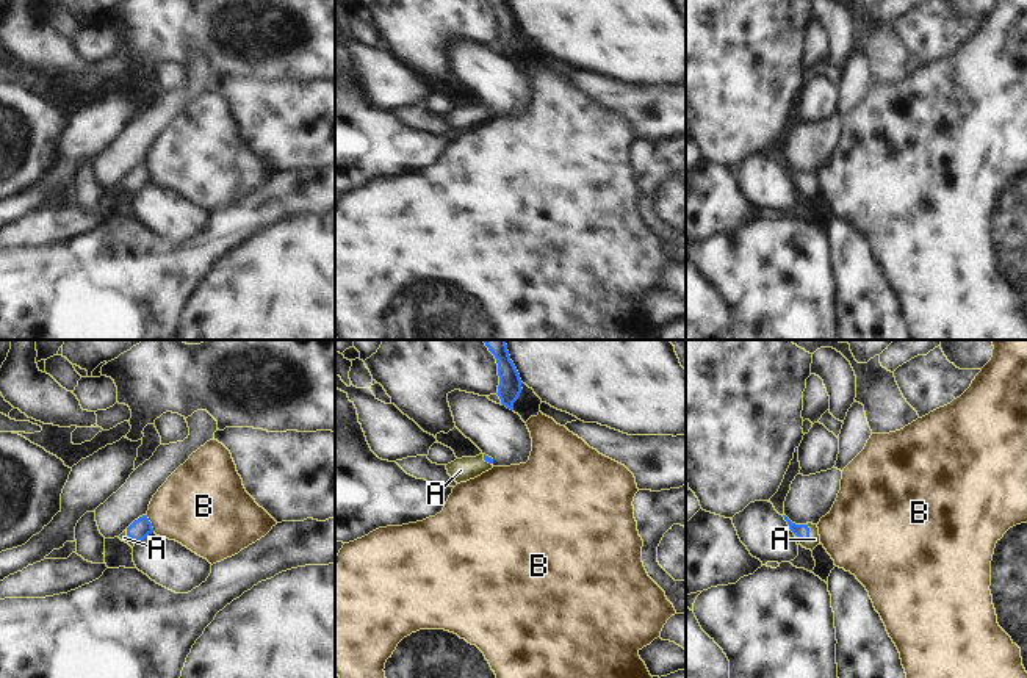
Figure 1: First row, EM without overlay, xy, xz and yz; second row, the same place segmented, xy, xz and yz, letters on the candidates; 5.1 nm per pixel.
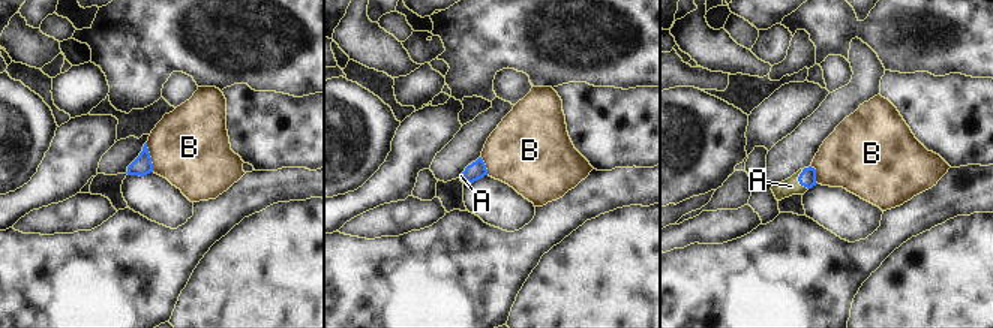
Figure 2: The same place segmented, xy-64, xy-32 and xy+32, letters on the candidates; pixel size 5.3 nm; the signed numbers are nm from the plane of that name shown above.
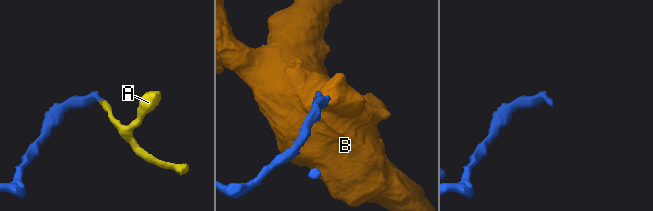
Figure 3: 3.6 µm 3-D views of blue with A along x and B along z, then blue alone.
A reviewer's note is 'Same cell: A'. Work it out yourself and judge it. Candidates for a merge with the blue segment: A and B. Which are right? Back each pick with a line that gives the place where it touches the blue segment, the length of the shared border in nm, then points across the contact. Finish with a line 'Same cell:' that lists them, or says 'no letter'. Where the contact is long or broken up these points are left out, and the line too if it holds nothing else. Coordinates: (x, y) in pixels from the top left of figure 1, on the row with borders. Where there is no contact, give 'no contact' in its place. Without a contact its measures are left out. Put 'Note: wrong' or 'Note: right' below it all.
A: contact yz (808, 534); length 100 nm; way yz (802, 531), (808, 534), (814, 539)
Same cell: A
Note: right

